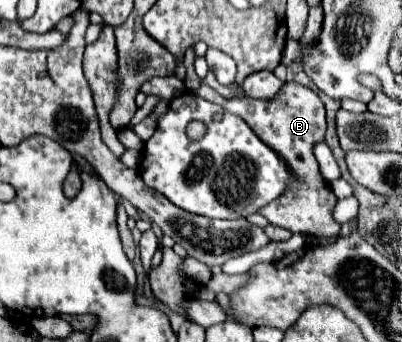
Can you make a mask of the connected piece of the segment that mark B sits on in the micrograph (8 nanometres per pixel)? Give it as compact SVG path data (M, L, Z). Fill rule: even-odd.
M287 81L279 89L279 93L271 99L249 99L249 97L225 99L217 91L201 83L201 87L191 93L221 105L225 111L243 117L243 121L253 129L253 133L259 139L263 139L263 143L267 143L271 149L275 149L275 153L279 153L283 161L287 161L287 169L291 169L291 177L293 177L291 185L285 189L281 197L267 203L259 211L271 225L279 225L293 233L309 233L315 237L339 235L341 225L333 221L335 195L331 193L329 185L323 181L317 159L313 155L315 143L325 139L325 107L311 89Z

